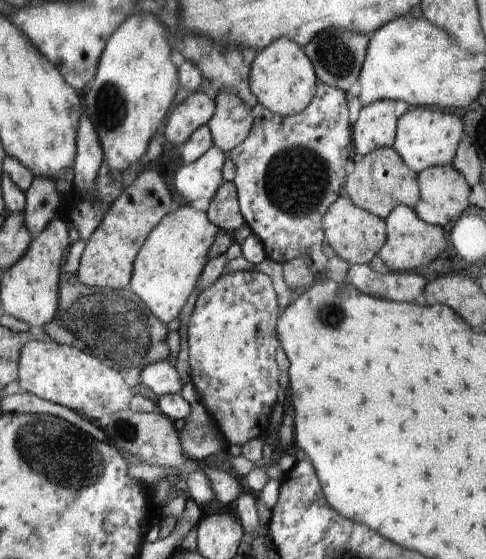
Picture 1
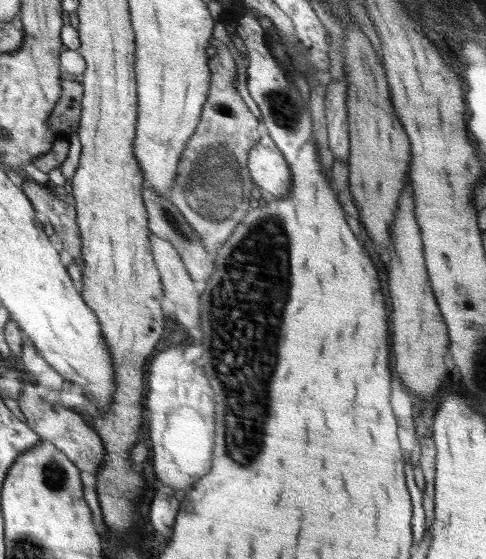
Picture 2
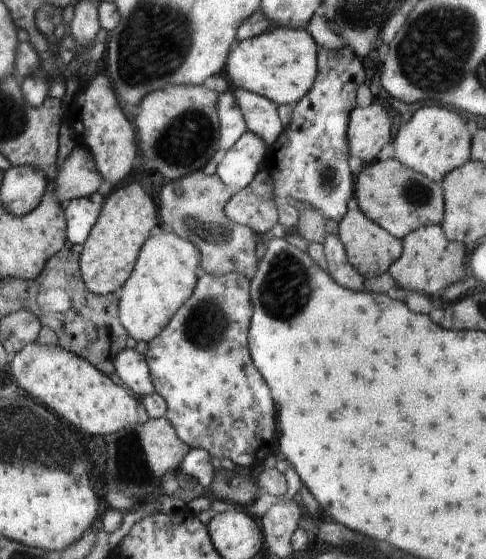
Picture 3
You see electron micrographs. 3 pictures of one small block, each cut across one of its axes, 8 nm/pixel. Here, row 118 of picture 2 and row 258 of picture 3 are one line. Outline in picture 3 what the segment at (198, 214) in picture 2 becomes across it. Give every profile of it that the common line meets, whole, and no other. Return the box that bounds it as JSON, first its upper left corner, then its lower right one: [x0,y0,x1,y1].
[157,171,260,279]

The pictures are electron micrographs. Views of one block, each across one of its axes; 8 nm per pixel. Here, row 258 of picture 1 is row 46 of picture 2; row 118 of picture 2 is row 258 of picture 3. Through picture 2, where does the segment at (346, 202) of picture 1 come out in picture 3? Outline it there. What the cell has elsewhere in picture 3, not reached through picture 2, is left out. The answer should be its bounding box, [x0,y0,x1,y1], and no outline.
[338,196,403,276]

